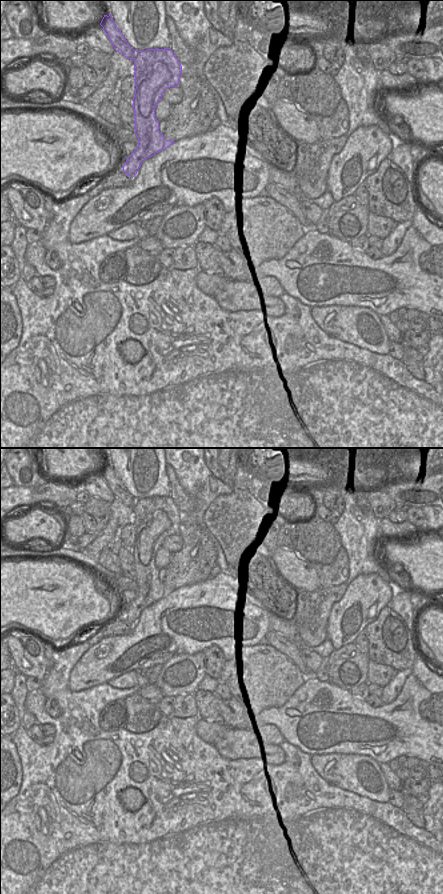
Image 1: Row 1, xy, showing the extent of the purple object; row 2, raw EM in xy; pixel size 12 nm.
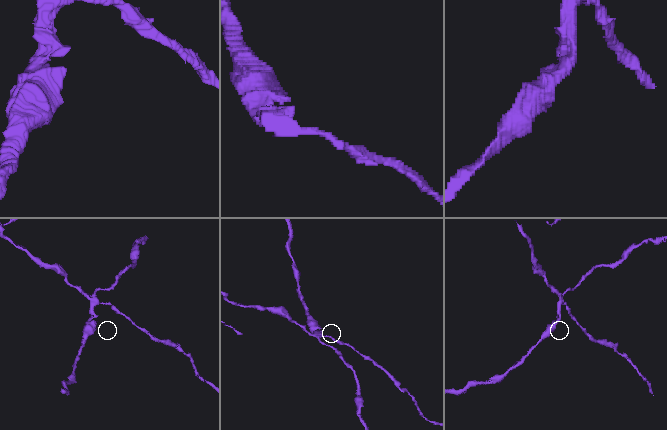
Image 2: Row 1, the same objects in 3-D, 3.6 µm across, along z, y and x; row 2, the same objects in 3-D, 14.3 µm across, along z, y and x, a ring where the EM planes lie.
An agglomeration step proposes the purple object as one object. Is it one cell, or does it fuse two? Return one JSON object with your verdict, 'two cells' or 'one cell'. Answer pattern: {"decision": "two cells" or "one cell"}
{"decision": "two cells"}

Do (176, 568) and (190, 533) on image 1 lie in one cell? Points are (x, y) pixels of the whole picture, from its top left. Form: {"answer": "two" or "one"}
{"answer": "one"}

